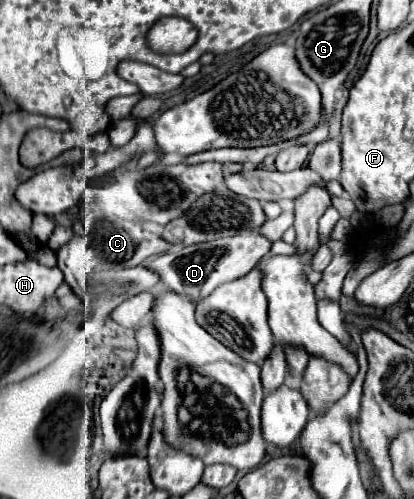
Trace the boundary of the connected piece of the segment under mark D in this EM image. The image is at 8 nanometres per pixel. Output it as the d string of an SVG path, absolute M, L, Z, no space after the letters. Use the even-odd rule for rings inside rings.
M245 231L245 233L237 233L233 237L223 237L223 239L215 239L209 243L175 249L153 261L147 261L143 265L153 269L161 277L161 281L167 287L171 287L175 293L179 293L191 301L199 301L199 299L207 297L211 293L211 289L215 289L217 285L247 275L259 263L259 259L269 253L269 249L271 249L271 241L267 237L263 237L261 233ZM219 253L225 253L225 255L219 259Z

